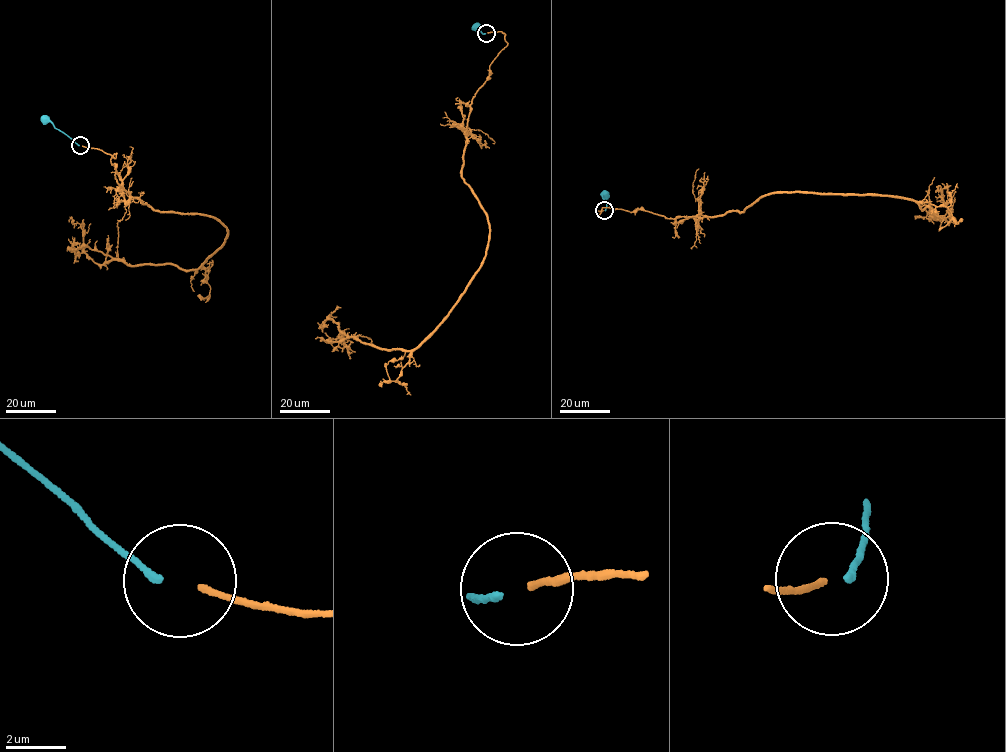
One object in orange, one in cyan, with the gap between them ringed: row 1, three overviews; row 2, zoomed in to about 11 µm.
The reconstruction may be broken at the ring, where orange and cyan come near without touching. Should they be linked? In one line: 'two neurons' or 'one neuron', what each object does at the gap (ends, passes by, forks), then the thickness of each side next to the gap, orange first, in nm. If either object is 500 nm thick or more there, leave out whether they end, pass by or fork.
two neurons | orange ends | cyan ends | 200/240 nm

